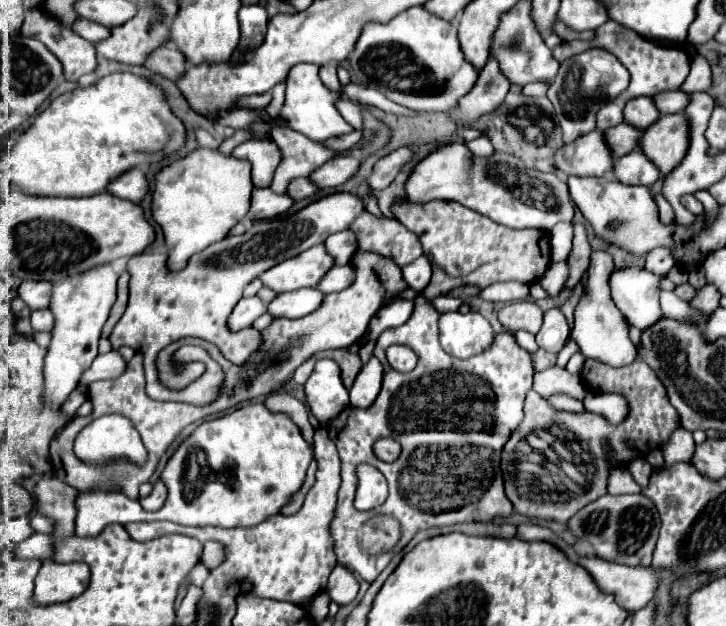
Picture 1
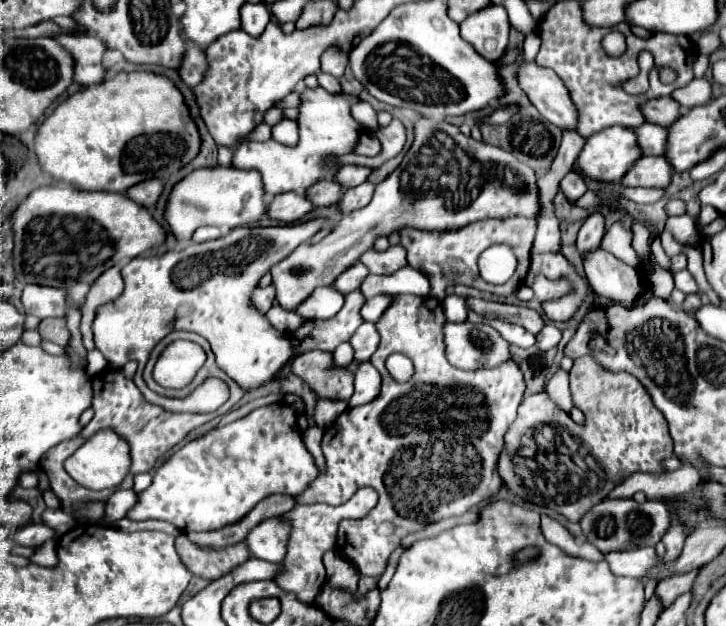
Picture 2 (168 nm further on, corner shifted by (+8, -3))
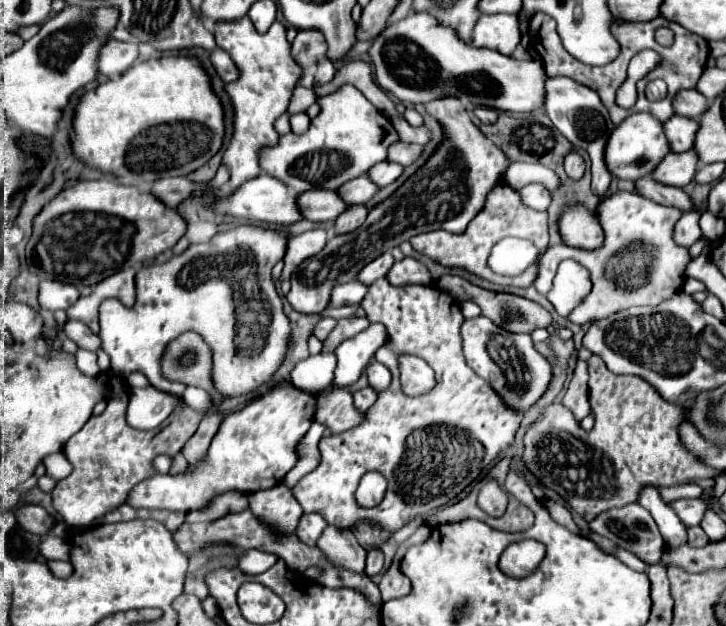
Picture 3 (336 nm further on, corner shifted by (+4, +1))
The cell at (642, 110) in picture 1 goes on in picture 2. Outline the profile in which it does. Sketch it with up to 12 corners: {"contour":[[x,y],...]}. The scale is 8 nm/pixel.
{"contour":[[672,98],[644,102],[650,124],[670,126],[680,116]]}

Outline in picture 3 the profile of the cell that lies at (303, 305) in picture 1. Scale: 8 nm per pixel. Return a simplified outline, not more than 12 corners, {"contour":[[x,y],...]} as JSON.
{"contour":[[354,280],[332,290],[332,306],[360,304],[368,286]]}

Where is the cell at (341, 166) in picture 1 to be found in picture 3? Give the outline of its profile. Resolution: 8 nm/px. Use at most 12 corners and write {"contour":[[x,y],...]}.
{"contour":[[380,162],[368,178],[380,188],[396,182],[404,166],[394,162]]}

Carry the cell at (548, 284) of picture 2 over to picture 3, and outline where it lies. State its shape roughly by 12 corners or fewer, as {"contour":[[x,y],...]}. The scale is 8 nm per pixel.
{"contour":[[562,261],[548,300],[567,317],[590,290],[590,276]]}

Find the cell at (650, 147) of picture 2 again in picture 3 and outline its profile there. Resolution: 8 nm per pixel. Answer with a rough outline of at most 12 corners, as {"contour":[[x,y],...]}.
{"contour":[[672,116],[664,134],[672,152],[694,148],[698,120]]}

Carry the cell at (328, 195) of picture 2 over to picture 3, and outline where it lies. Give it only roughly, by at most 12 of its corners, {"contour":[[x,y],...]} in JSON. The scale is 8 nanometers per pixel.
{"contour":[[368,176],[340,186],[348,204],[366,204],[378,186]]}

